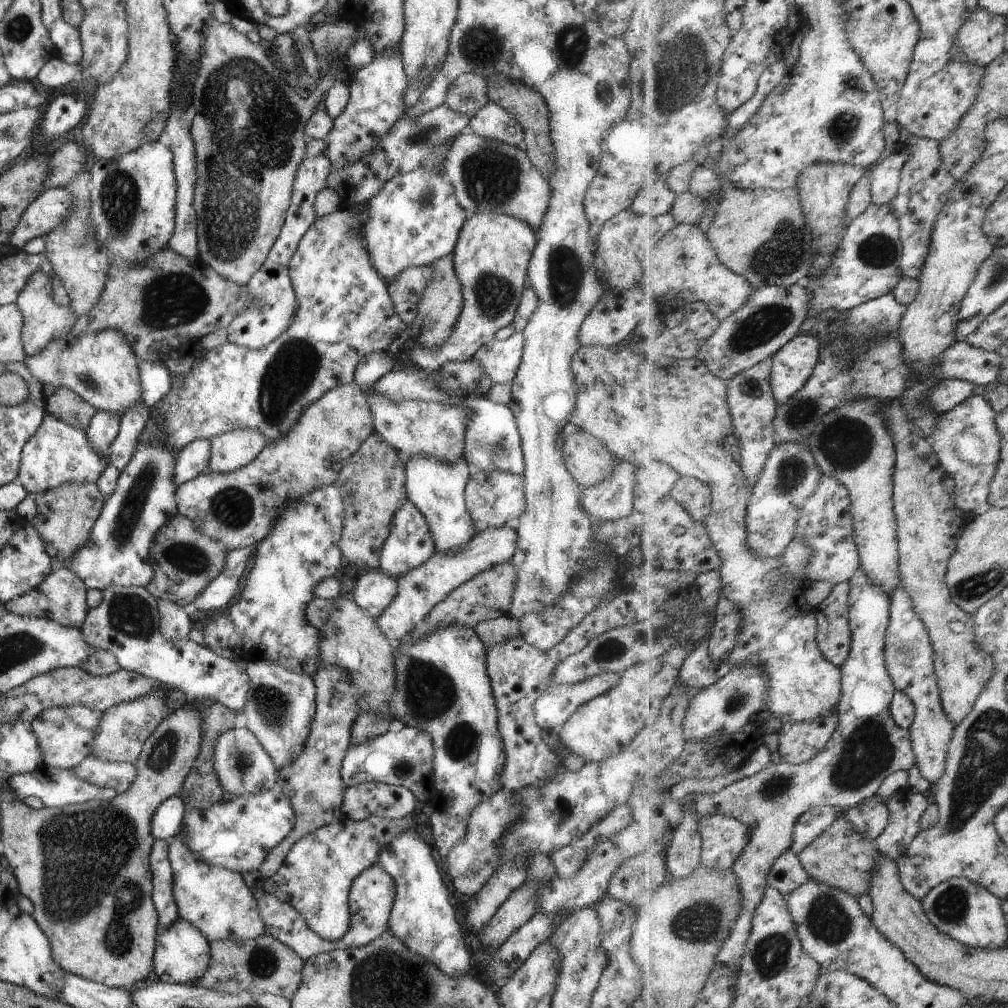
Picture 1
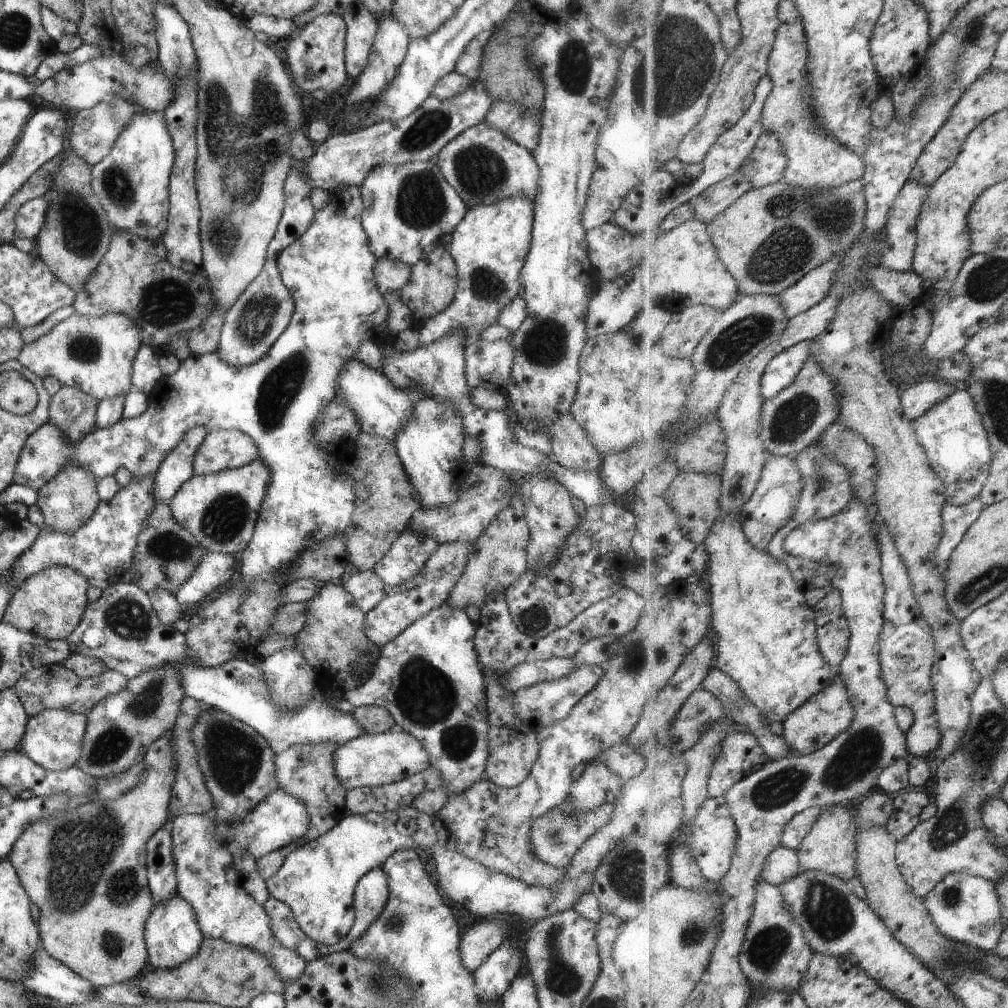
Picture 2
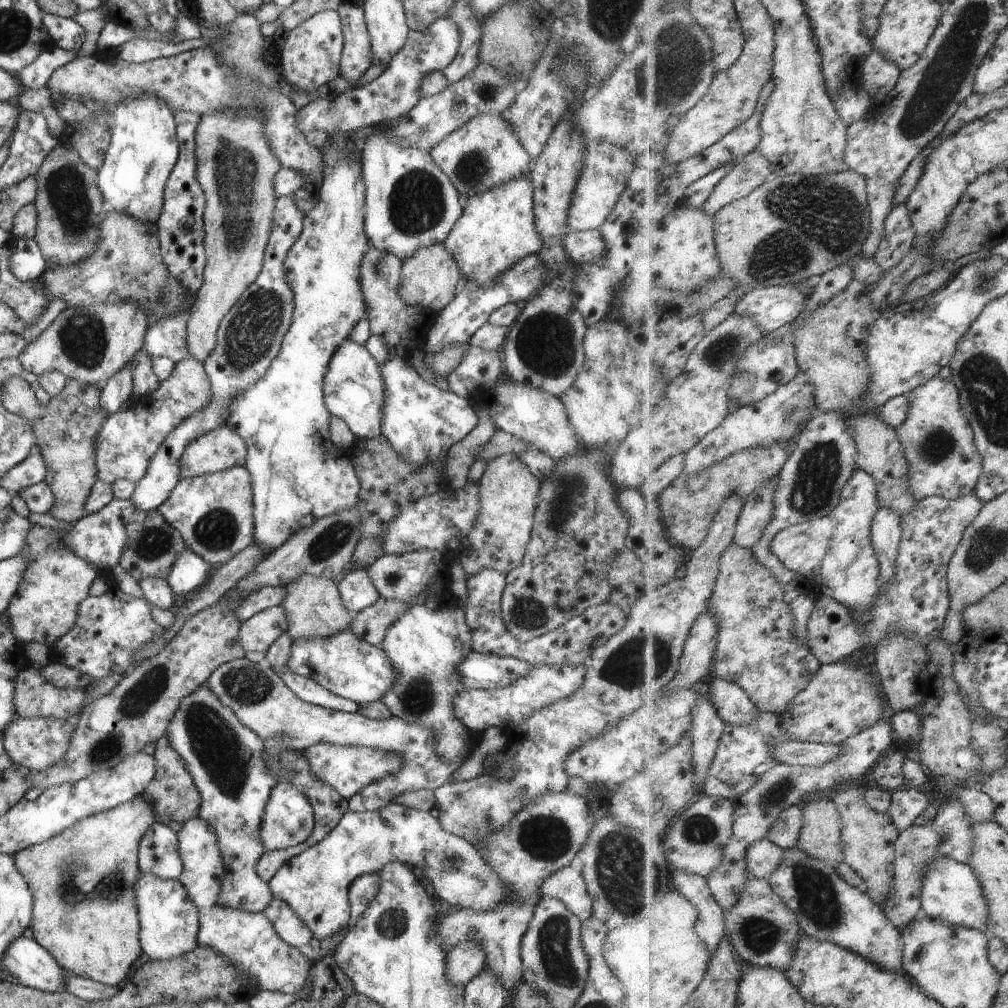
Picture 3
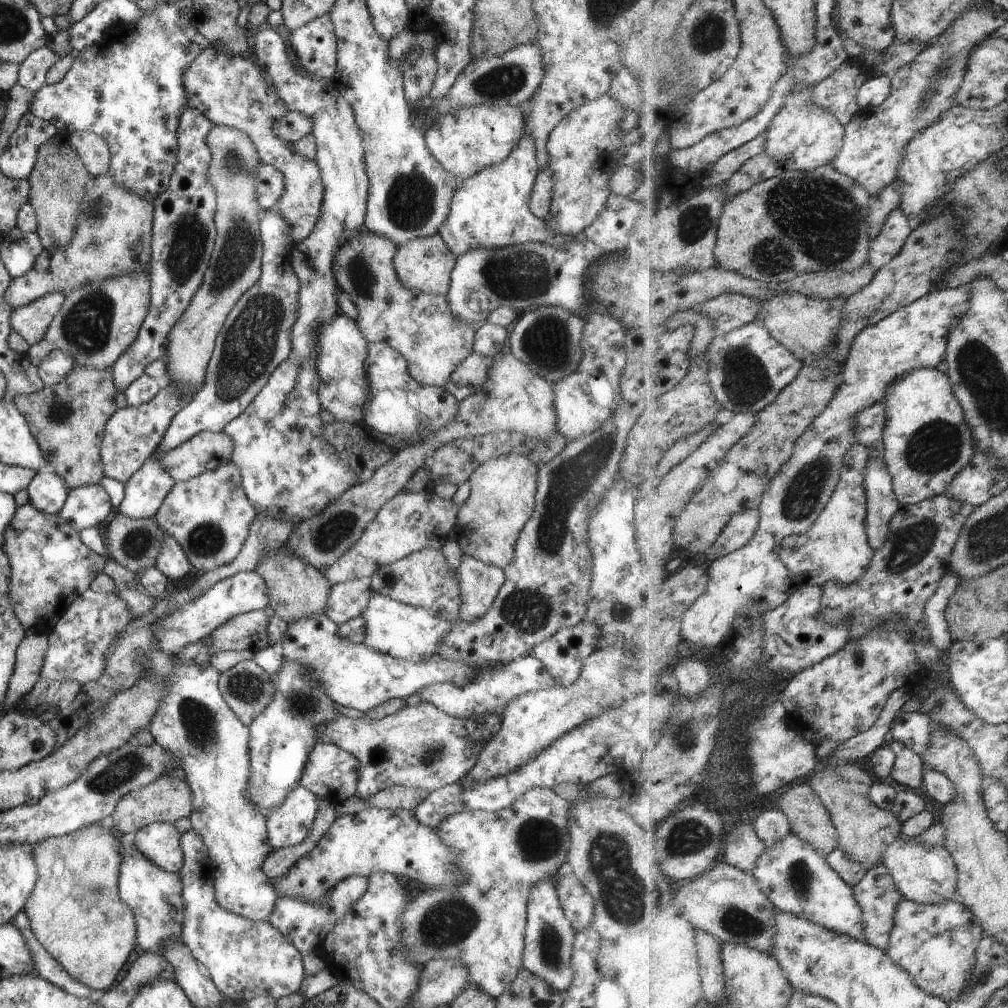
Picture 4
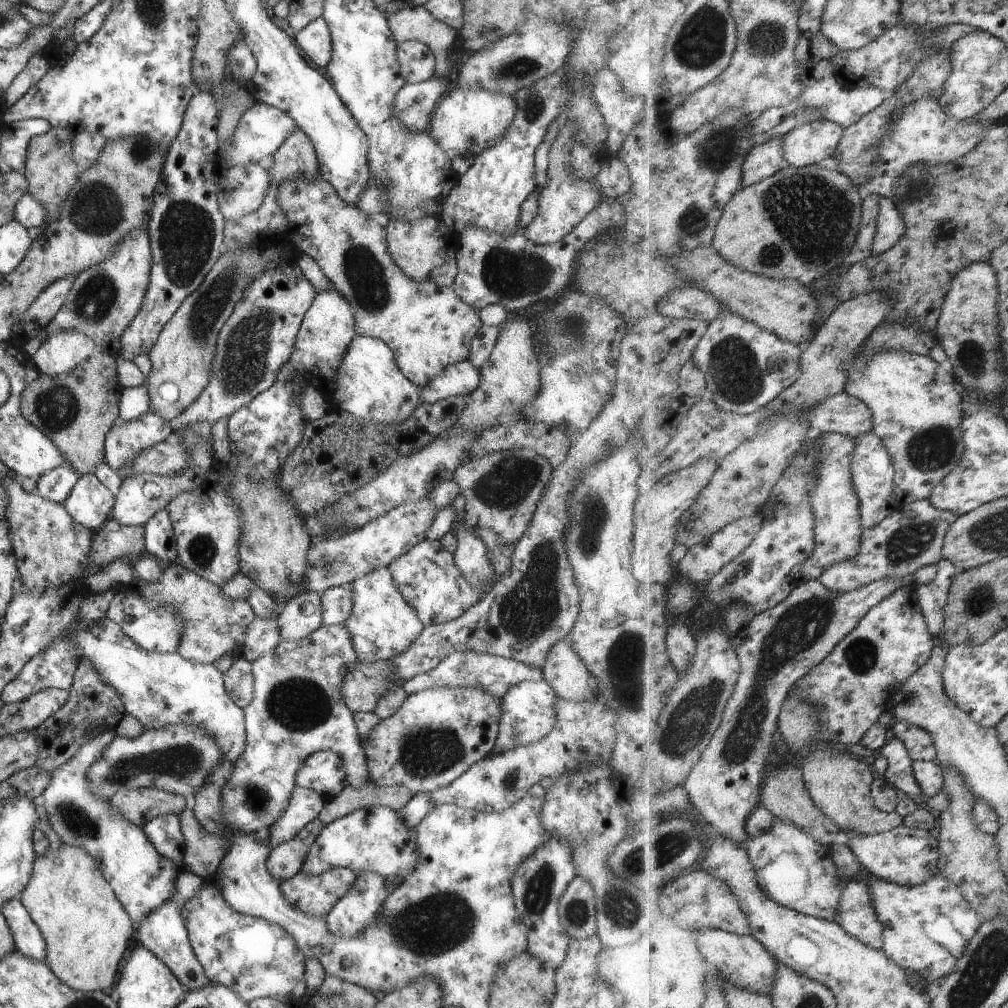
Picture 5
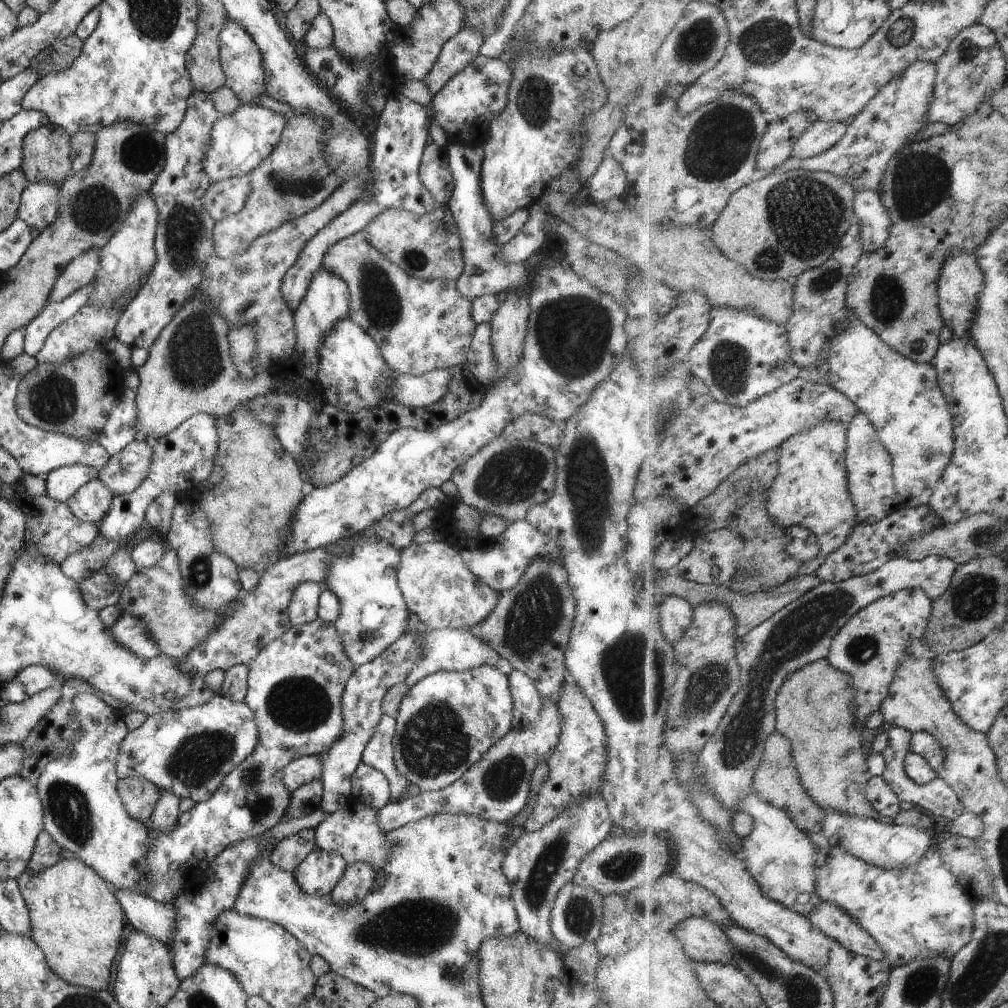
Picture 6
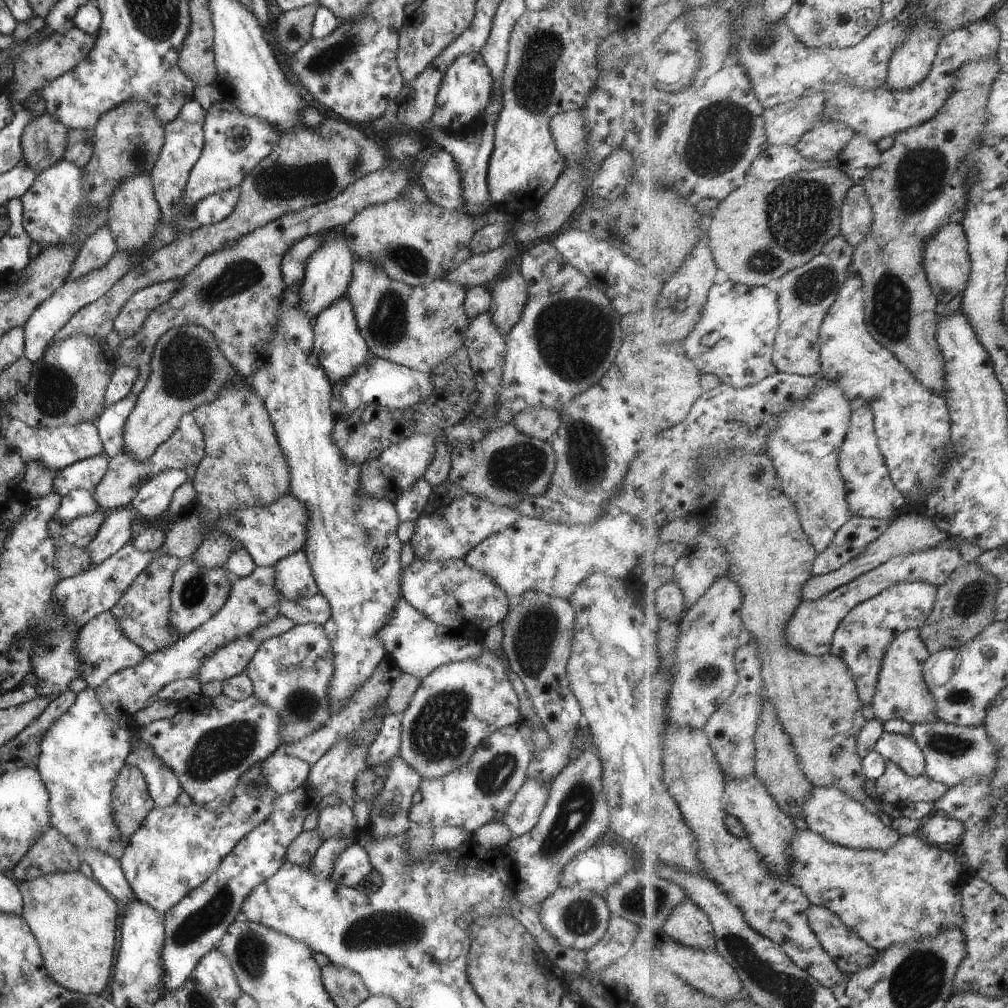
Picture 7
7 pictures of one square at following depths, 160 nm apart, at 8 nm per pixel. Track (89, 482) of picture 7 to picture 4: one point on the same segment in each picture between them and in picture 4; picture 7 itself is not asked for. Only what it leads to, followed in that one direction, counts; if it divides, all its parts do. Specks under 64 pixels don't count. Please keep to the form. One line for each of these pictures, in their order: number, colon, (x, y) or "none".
4: (46, 492)
5: (54, 485)
6: (60, 483)

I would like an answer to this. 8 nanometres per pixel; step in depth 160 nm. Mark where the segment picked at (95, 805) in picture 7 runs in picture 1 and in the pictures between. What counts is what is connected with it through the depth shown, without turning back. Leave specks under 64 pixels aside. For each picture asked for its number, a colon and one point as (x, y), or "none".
1: (181, 953)
2: (171, 935)
3: (168, 922)
4: (154, 895)
5: (141, 879)
6: (82, 813)

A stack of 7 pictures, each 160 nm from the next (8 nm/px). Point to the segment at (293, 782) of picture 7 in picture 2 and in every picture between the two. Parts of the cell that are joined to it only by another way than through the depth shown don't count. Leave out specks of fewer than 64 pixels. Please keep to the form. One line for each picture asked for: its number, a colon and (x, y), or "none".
2: (369, 760)
3: (346, 769)
4: (329, 772)
5: (323, 771)
6: (297, 772)

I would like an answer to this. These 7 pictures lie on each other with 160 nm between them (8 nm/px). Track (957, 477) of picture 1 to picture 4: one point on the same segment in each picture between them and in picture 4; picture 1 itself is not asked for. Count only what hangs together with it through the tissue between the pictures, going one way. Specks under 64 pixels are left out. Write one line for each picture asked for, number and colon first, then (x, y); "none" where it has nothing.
2: (957, 442)
3: (939, 443)
4: (928, 442)

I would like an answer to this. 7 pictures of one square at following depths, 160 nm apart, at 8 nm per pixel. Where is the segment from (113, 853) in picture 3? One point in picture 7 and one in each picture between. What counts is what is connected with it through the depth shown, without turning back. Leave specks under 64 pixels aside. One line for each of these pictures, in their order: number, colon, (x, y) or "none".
4: (74, 910)
5: (85, 930)
6: (74, 918)
7: (72, 918)

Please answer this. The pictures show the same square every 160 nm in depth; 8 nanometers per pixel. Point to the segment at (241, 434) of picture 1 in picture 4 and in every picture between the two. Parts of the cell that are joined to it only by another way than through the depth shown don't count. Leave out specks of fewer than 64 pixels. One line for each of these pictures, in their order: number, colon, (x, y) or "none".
2: (221, 448)
3: (221, 448)
4: (204, 451)

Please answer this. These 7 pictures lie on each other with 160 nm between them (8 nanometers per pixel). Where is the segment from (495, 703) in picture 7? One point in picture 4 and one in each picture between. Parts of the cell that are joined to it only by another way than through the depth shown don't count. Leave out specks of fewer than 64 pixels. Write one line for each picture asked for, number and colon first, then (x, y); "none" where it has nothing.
4: (419, 746)
5: (435, 735)
6: (445, 722)

